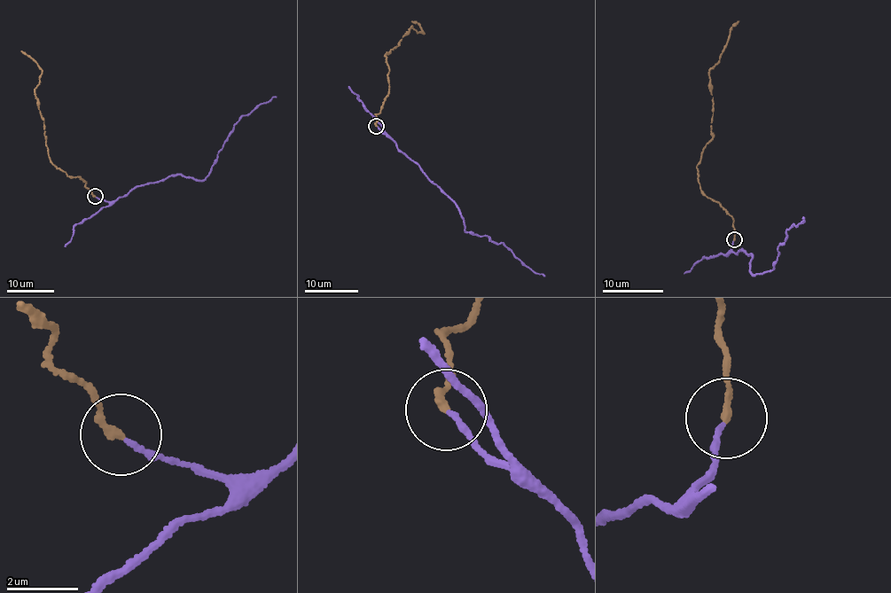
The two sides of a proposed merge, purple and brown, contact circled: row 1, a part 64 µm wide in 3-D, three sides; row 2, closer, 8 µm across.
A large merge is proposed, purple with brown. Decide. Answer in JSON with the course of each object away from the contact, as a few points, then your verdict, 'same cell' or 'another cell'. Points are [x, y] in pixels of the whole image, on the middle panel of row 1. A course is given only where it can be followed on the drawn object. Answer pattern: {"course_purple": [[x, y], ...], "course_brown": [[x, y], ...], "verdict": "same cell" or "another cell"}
{"course_purple": [[376, 126], [391, 138], [397, 150], [455, 201], [465, 230], [502, 243], [514, 258], [545, 276]], "course_brown": [[376, 126], [376, 114], [388, 95], [385, 55], [400, 45], [400, 40], [412, 26], [424, 33], [411, 21]], "verdict": "same cell"}

